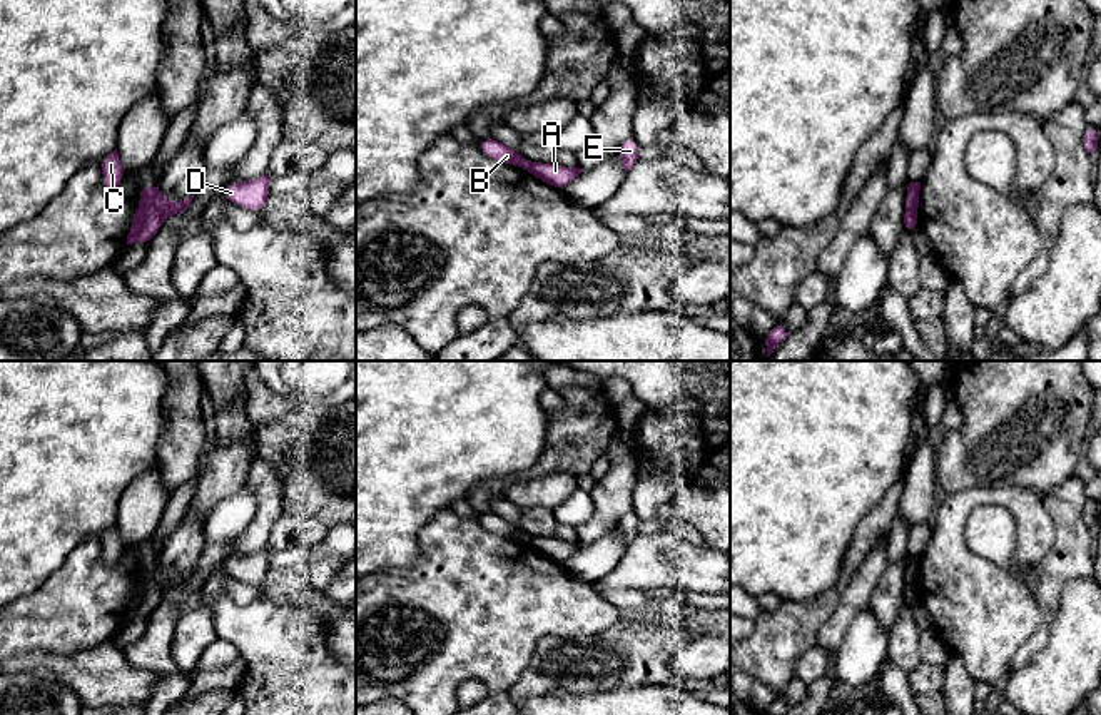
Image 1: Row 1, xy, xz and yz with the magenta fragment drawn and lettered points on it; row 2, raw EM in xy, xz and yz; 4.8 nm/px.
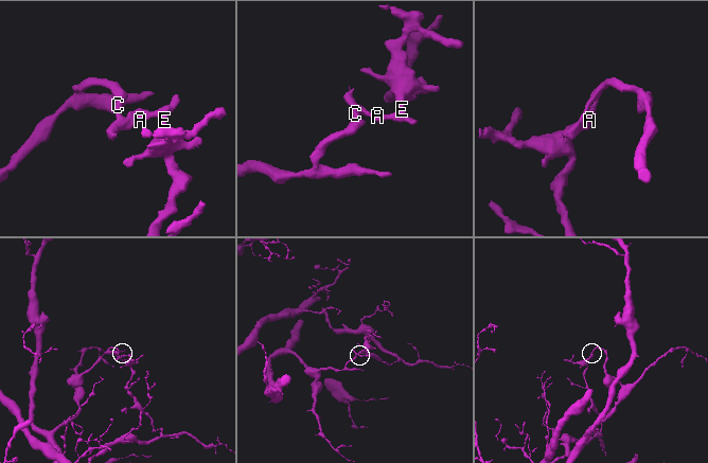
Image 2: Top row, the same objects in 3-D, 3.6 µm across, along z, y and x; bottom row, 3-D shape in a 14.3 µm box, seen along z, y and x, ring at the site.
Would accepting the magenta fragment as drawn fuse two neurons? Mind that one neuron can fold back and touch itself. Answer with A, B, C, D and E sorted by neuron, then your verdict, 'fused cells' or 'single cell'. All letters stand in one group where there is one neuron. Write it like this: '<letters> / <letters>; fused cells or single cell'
A D E / B C; fused cells

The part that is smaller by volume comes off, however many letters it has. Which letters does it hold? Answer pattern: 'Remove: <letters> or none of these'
Remove: A, D, E

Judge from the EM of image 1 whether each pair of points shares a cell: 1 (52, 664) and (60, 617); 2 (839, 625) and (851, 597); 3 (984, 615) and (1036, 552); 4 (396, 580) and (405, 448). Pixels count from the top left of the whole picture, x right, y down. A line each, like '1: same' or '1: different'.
1: different
2: same
3: same
4: different

